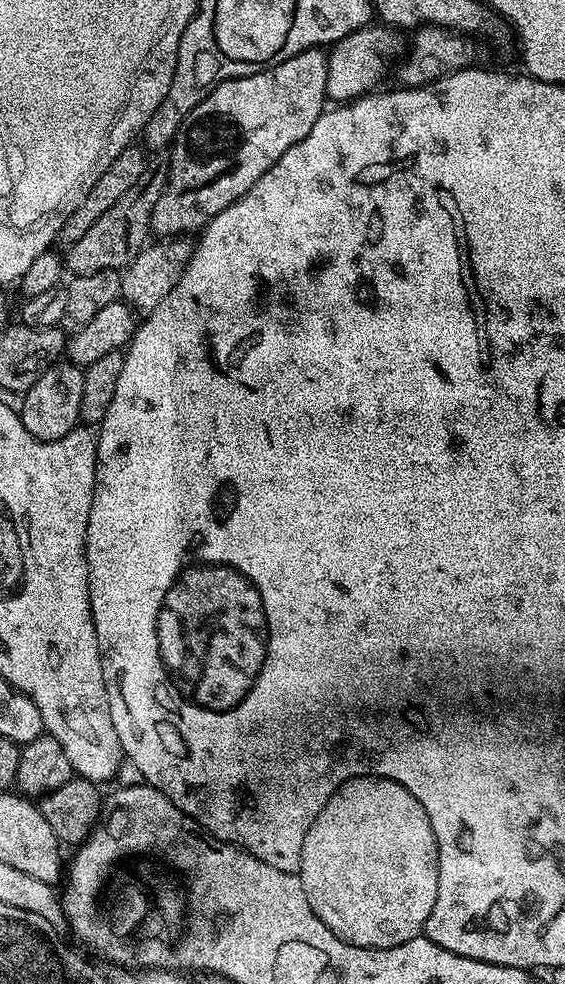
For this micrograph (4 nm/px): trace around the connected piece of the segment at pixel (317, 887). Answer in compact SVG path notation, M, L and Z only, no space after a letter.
M356 776L347 780L322 806L310 834L302 844L299 878L314 914L347 944L366 949L392 949L424 931L424 923L438 902L438 842L430 818L398 782L381 776Z

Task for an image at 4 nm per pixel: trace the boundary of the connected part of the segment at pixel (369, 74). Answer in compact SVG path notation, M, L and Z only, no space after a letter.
M365 26L351 32L346 38L336 41L328 52L328 77L326 78L327 99L332 102L347 102L357 96L367 96L377 87L384 76L384 71L393 63L392 55L399 53L400 40L391 27Z

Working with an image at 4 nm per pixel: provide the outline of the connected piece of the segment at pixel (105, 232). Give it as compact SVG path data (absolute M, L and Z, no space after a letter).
M153 151L147 157L142 178L138 178L138 182L134 182L134 186L130 186L130 190L126 190L126 194L122 194L122 198L118 198L118 202L114 202L114 206L110 206L110 210L106 210L106 214L102 214L102 218L98 218L94 226L90 226L90 230L86 230L86 234L82 234L78 242L67 245L67 271L72 276L85 276L111 268L117 270L127 268L128 263L137 256L140 249L149 243L154 206L158 206L158 198L167 181L168 152Z

